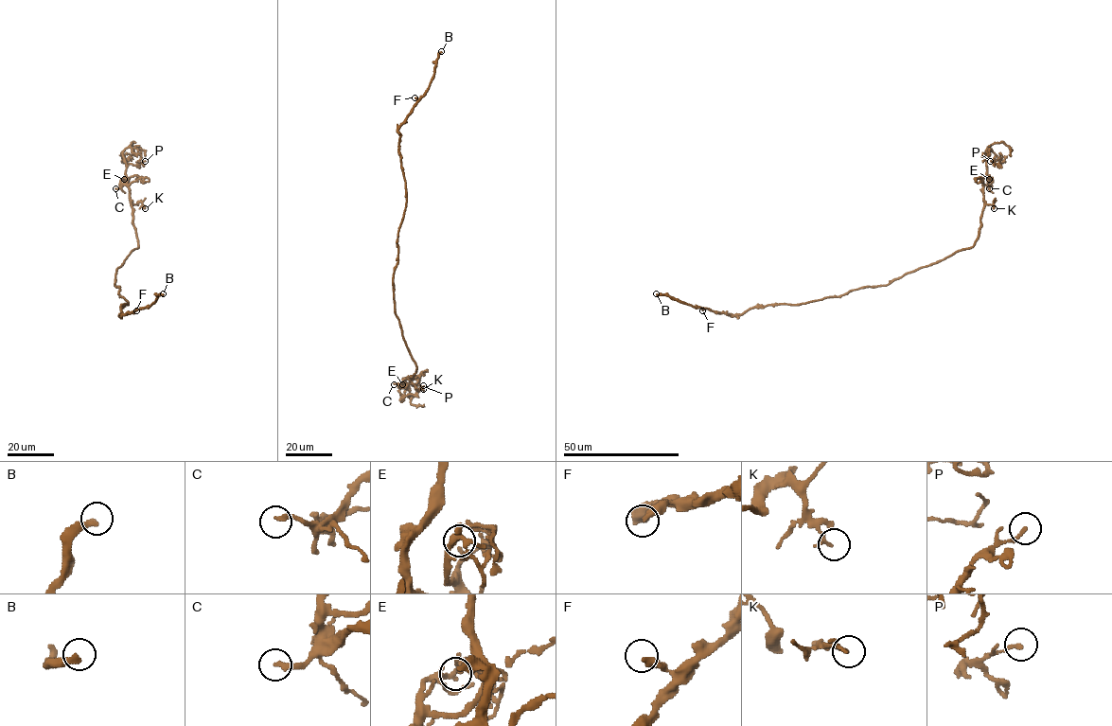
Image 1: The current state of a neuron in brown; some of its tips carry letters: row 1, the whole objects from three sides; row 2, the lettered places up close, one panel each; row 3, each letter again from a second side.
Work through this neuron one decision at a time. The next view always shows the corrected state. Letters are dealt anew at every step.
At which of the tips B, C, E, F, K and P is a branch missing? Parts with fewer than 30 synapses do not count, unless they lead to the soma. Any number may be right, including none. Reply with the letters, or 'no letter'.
B

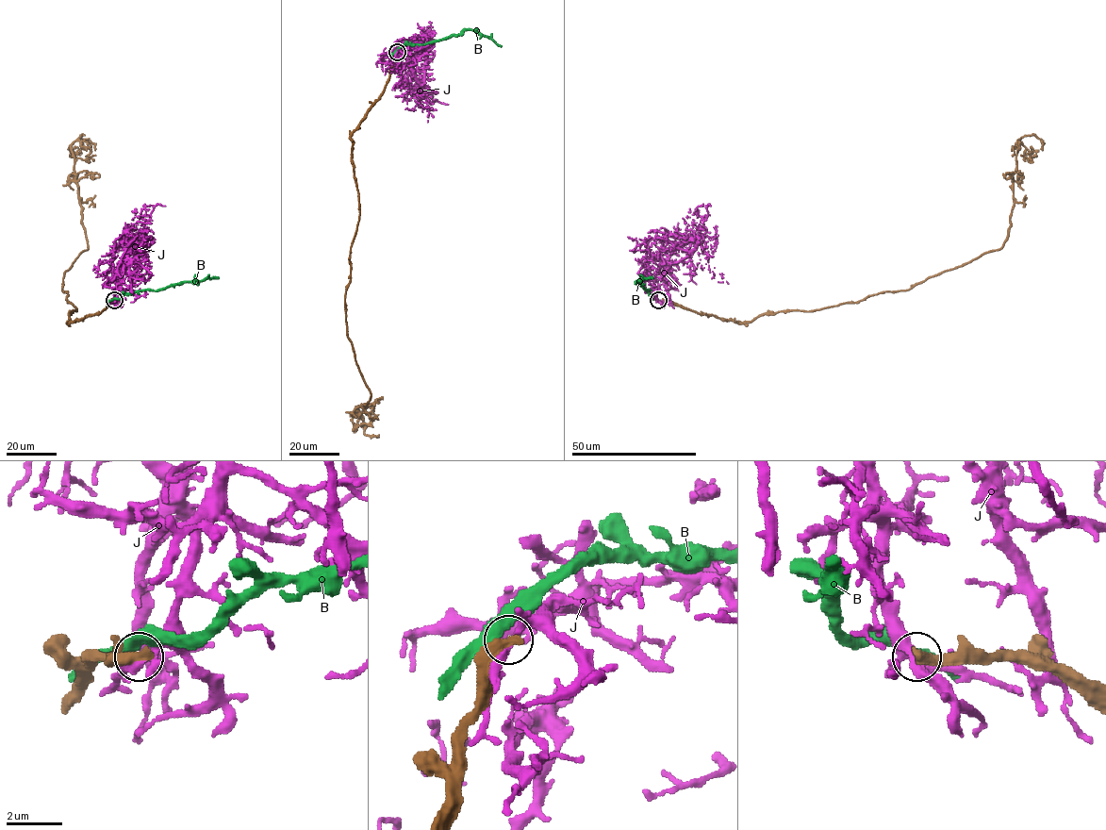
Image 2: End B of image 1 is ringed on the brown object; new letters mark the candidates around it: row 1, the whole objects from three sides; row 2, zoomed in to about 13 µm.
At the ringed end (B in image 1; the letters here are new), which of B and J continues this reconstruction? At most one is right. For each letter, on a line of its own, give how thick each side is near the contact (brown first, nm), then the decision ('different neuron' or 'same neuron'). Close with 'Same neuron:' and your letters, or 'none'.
B: 400/360 nm | different neuron
J: 550/340 nm | different neuron
Same neuron: none

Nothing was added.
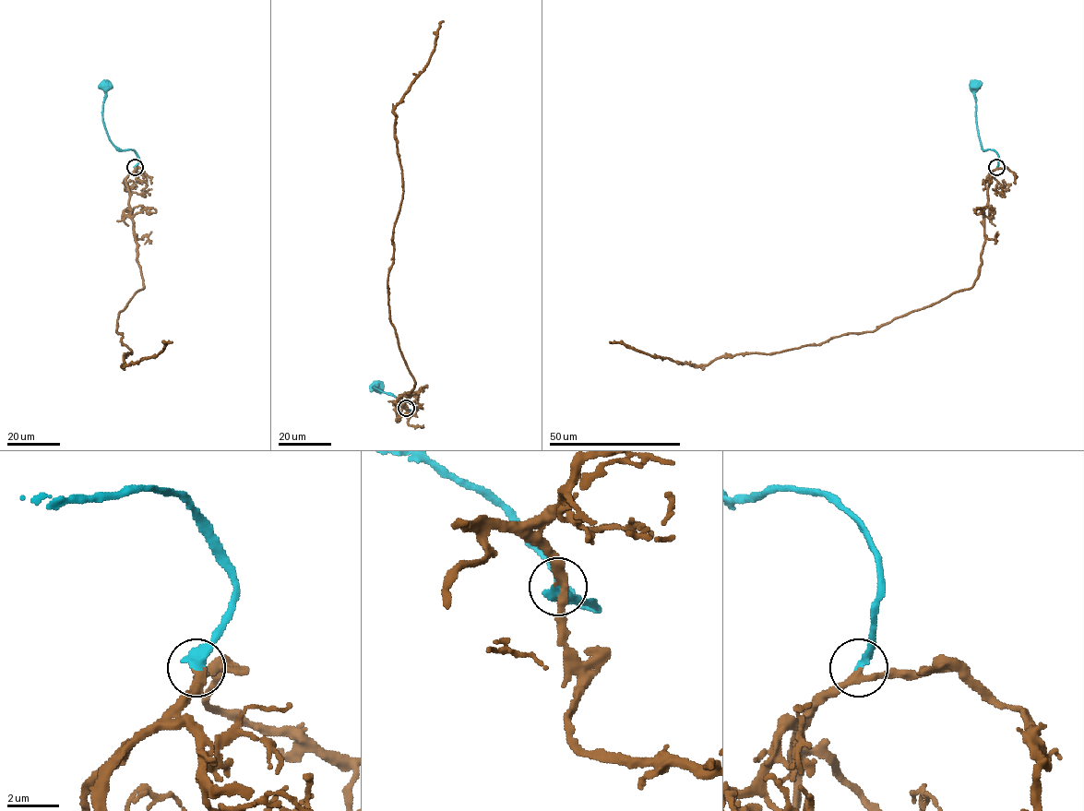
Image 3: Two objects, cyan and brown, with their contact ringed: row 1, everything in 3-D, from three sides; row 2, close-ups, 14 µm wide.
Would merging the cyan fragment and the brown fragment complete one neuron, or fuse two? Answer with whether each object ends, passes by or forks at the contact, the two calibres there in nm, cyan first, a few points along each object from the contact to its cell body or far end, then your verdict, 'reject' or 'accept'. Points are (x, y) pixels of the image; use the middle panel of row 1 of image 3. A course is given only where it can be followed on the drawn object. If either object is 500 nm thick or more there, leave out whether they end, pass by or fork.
cyan ends there; brown passes by; 340 nm thick on the cyan side, 240 nm on the other; cyan runs (406, 408), (410, 411), (401, 400), (376, 386); brown runs (406, 408), (397, 401), (414, 380), (390, 320), (387, 285), (403, 195), (393, 108), (423, 70), (443, 20); accept

